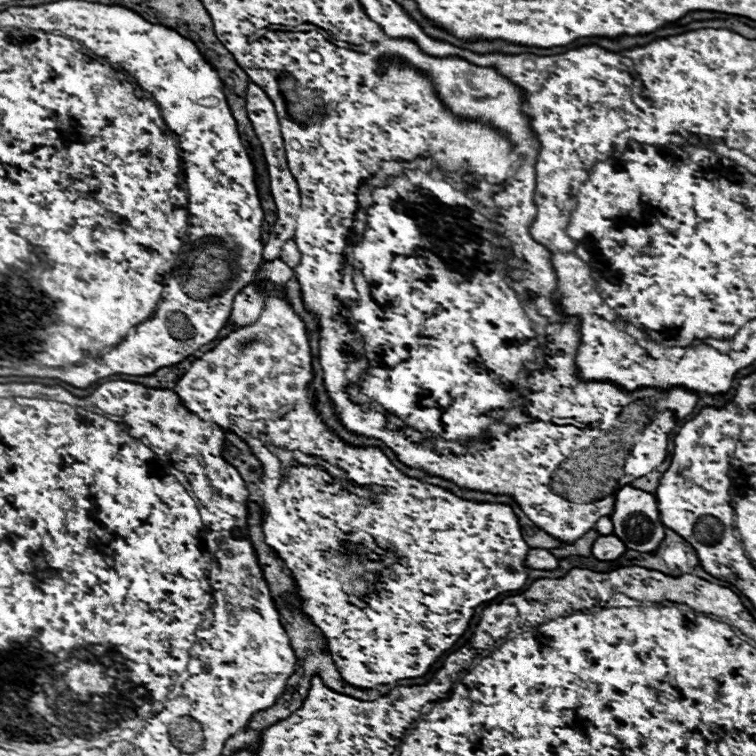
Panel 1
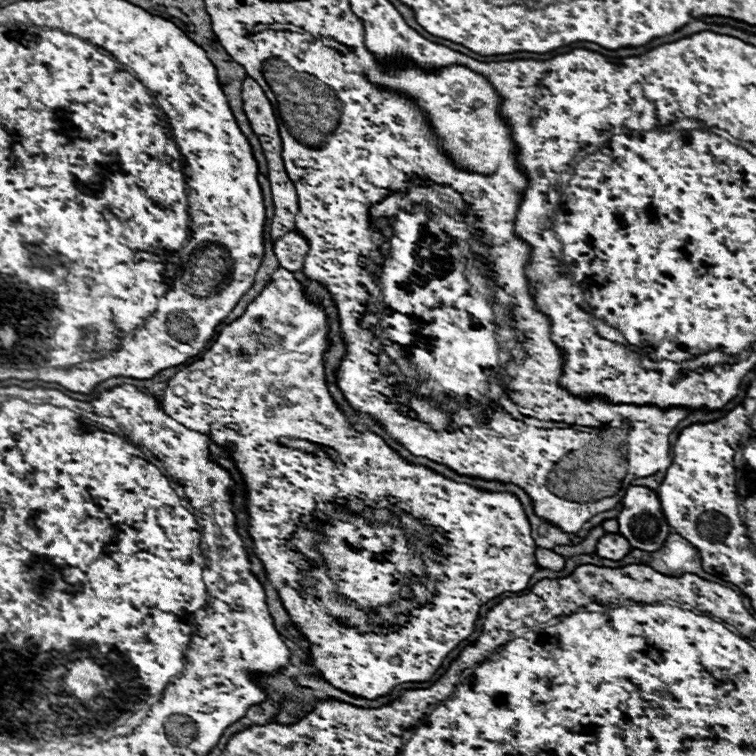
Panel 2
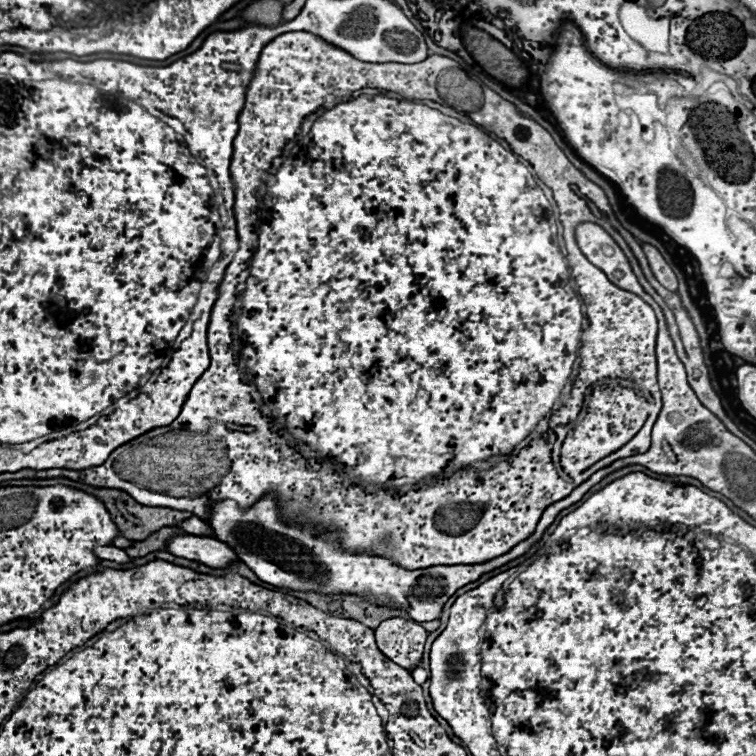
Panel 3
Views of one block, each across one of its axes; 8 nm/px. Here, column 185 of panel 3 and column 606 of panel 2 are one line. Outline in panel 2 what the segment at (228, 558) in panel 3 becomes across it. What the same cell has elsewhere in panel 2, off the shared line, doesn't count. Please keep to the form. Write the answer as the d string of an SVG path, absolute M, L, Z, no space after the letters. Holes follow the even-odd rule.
M606 534L598 540L598 546L596 546L596 554L600 558L608 558L608 560L620 560L630 550L632 550L632 546L630 546L630 542L626 542L626 538L622 534Z

